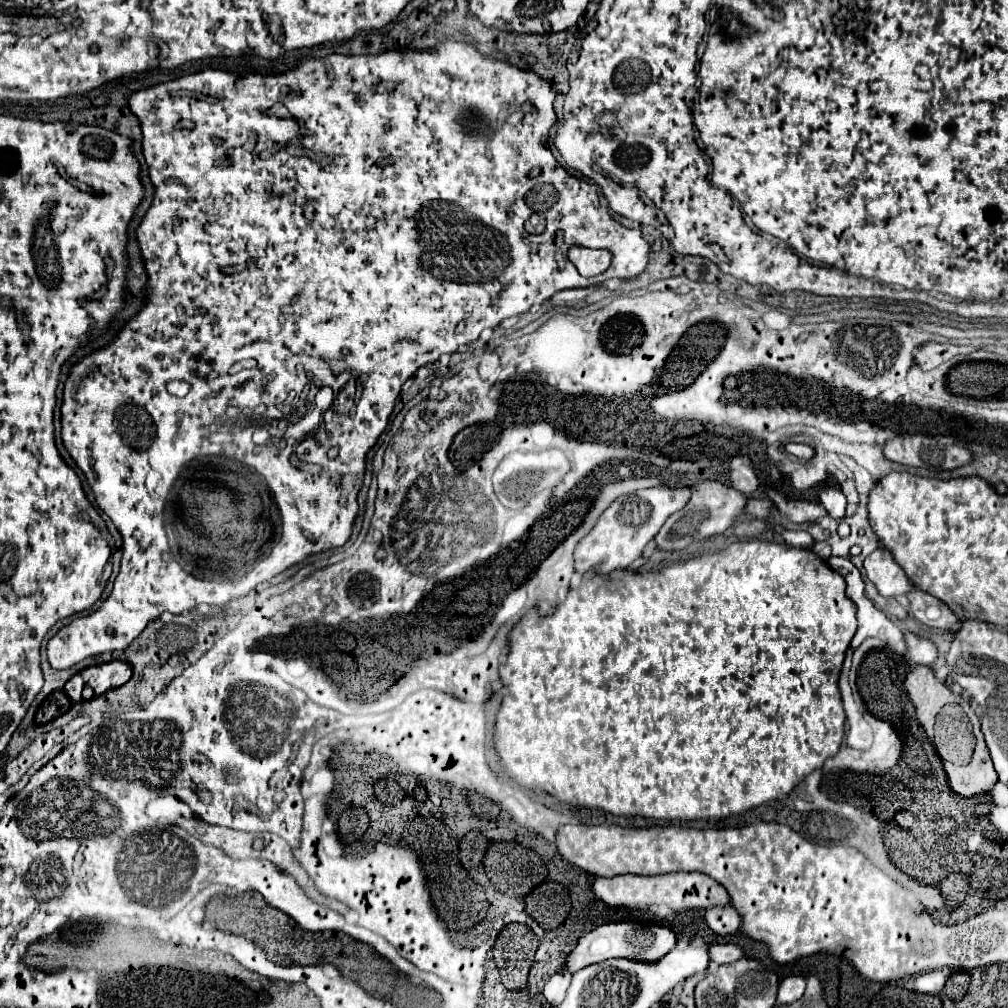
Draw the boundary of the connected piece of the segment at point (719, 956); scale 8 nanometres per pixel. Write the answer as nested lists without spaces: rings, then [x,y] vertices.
[[[736,944],[709,945],[709,957],[717,963],[735,963],[744,956],[742,948]]]

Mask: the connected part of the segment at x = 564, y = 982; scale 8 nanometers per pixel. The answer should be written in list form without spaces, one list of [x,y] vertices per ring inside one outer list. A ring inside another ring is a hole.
[[[559,971],[555,973],[543,987],[543,995],[545,999],[551,1003],[551,1005],[559,1005],[563,999],[565,999],[565,993],[567,993],[567,987],[571,983],[571,973],[569,971]]]

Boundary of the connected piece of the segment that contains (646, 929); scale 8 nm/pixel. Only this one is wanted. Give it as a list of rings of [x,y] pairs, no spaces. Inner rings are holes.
[[[631,921],[605,923],[579,939],[577,947],[567,955],[567,969],[571,973],[575,973],[587,965],[593,965],[593,963],[599,963],[605,959],[613,959],[613,957],[627,957],[627,959],[635,959],[635,961],[657,961],[659,957],[663,957],[663,953],[667,953],[673,947],[675,947],[675,935],[667,927],[659,927],[653,923],[643,925],[643,923],[631,923]]]

